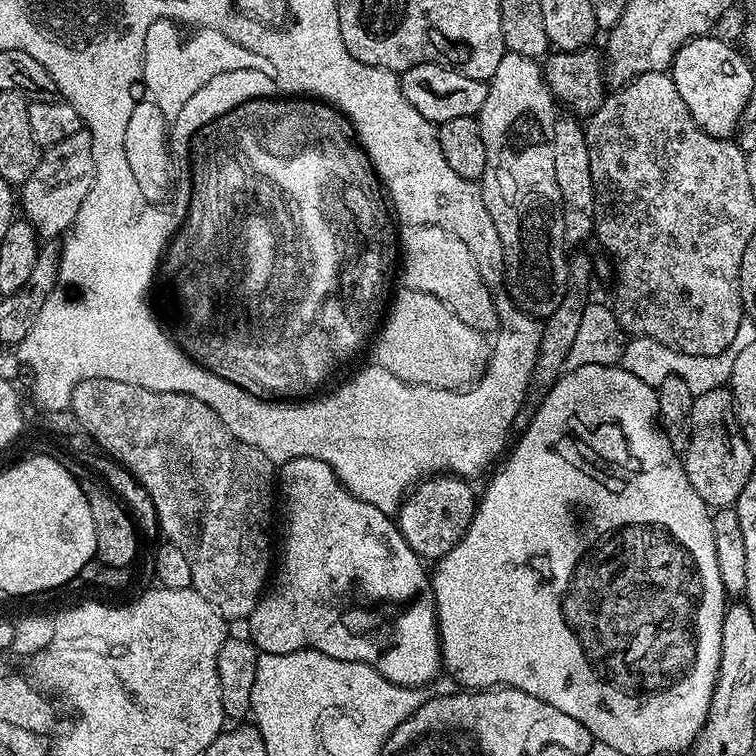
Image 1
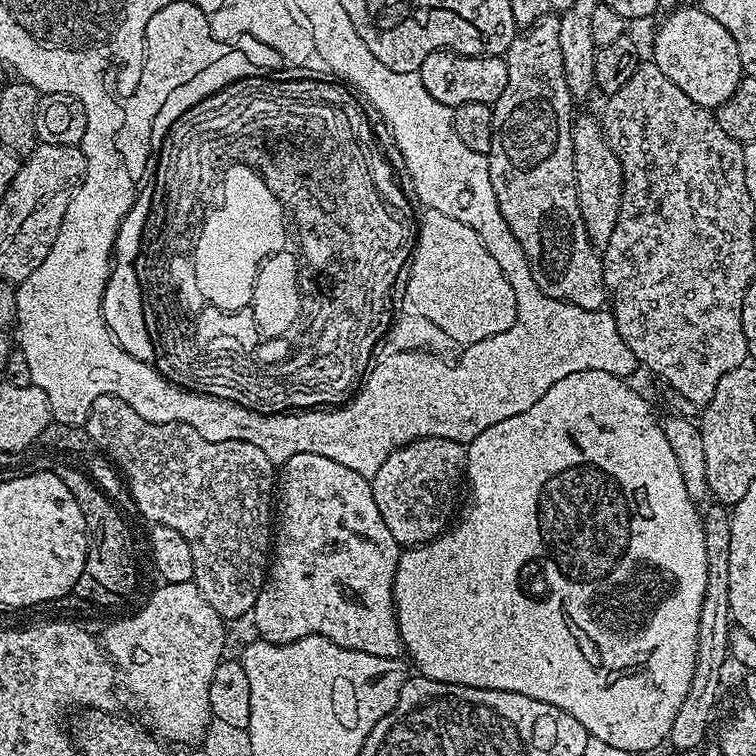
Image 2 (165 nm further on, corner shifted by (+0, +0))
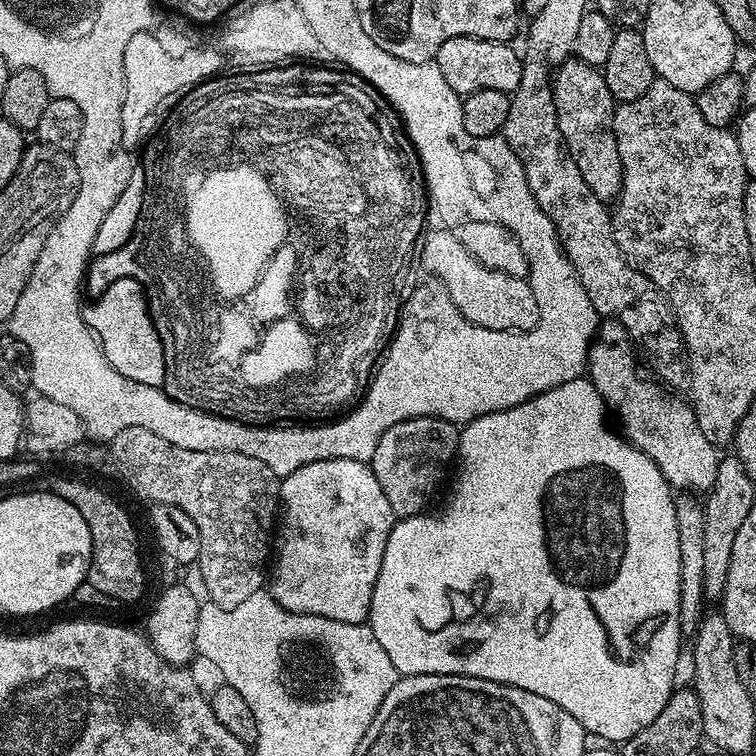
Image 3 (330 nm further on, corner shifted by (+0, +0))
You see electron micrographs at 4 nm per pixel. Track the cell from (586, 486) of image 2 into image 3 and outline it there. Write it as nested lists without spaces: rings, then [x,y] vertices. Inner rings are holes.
[[[581,378],[562,382],[562,386],[554,386],[513,408],[474,418],[459,429],[458,464],[460,462],[460,469],[456,472],[456,489],[453,490],[448,505],[441,512],[434,513],[433,516],[421,514],[397,519],[393,523],[390,538],[386,538],[386,554],[382,554],[382,570],[378,570],[378,582],[374,582],[374,594],[370,602],[366,623],[374,630],[374,638],[378,638],[378,646],[382,646],[382,650],[386,650],[386,654],[390,654],[390,662],[394,662],[400,676],[417,676],[418,674],[469,676],[470,678],[482,678],[490,682],[514,686],[522,690],[530,690],[530,694],[542,694],[542,698],[550,698],[550,702],[562,706],[562,710],[566,710],[566,714],[573,716],[583,726],[585,732],[602,734],[603,737],[613,742],[623,742],[634,738],[634,734],[638,734],[638,730],[646,730],[646,726],[650,726],[650,722],[654,722],[654,718],[658,718],[658,714],[662,714],[662,706],[666,706],[666,702],[678,684],[676,667],[680,664],[680,640],[682,641],[680,623],[678,622],[680,559],[678,558],[678,522],[676,521],[674,489],[668,485],[662,470],[658,470],[658,466],[654,466],[650,457],[642,454],[642,450],[638,450],[634,445],[629,444],[619,431],[613,430],[611,432],[607,428],[607,419],[609,420],[609,417],[606,415],[604,399],[600,397],[591,380]]]

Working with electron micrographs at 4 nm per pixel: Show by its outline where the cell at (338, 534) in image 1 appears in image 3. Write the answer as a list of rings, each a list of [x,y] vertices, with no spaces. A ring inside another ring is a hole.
[[[346,458],[310,462],[298,470],[294,470],[294,474],[283,477],[280,480],[280,495],[278,500],[282,505],[282,524],[284,520],[284,529],[281,532],[279,529],[278,544],[280,540],[280,549],[277,552],[275,549],[274,563],[270,568],[270,591],[272,597],[278,602],[278,606],[298,614],[334,618],[334,622],[365,623],[368,619],[370,602],[374,594],[374,582],[378,582],[378,570],[382,570],[382,554],[386,554],[386,538],[390,538],[390,530],[394,523],[390,504],[386,502],[386,497],[382,494],[382,489],[378,486],[378,481],[369,465],[363,460],[347,460]]]

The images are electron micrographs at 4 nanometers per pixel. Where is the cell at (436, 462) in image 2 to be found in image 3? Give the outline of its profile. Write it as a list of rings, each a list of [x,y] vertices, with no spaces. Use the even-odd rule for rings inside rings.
[[[419,416],[418,418],[406,419],[404,422],[395,423],[394,426],[390,426],[389,430],[386,430],[380,435],[378,445],[376,445],[374,454],[372,455],[371,460],[368,462],[369,467],[372,470],[372,473],[378,481],[378,486],[382,489],[382,494],[386,497],[386,502],[390,504],[391,512],[393,517],[397,519],[404,519],[410,516],[421,515],[427,508],[426,504],[429,502],[432,494],[435,492],[438,482],[443,478],[451,460],[455,459],[459,449],[459,427],[450,423],[446,419],[440,419],[437,416]]]

